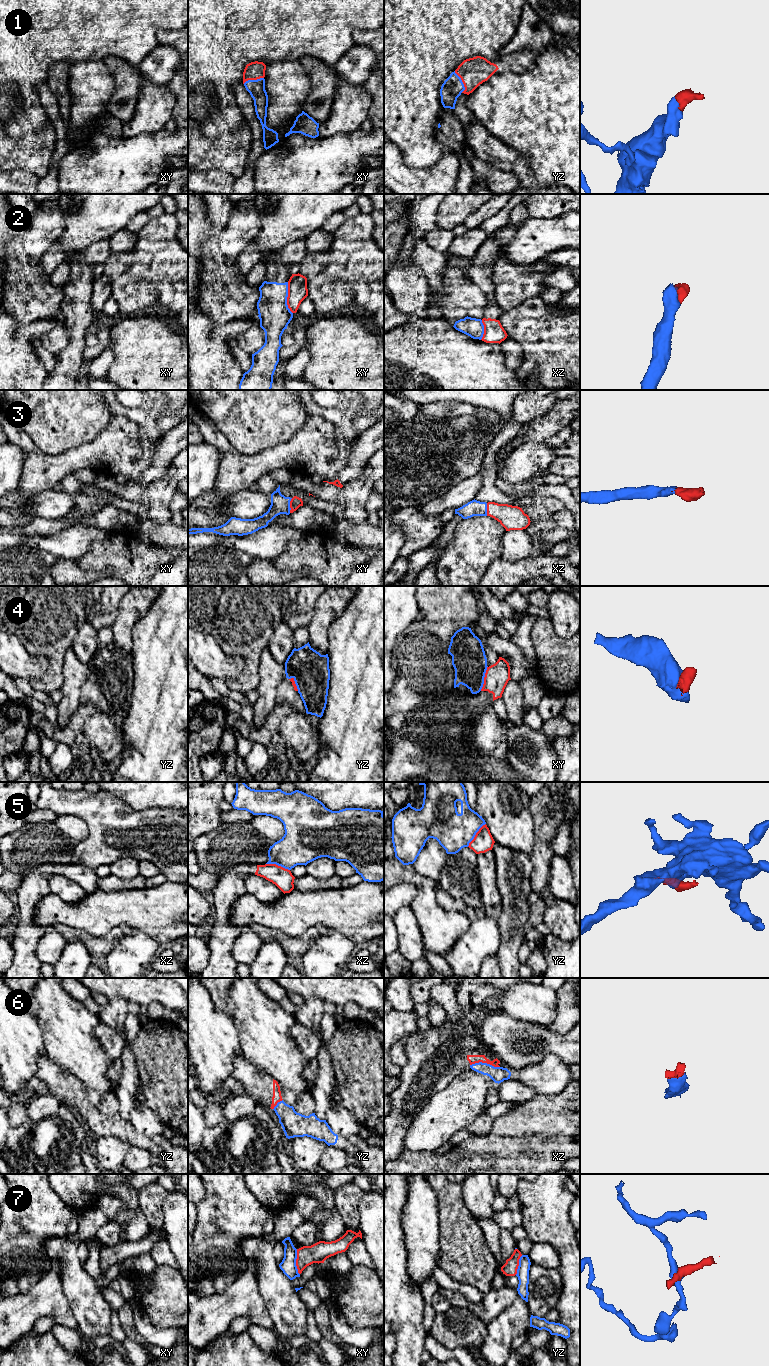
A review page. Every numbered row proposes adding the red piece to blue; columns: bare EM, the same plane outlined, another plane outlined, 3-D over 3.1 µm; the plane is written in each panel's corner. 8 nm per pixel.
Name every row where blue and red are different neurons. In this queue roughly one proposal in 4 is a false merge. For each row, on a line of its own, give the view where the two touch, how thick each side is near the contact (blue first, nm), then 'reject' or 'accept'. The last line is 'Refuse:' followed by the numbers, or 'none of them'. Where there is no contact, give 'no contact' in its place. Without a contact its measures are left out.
1: contact in yz; calibres 170 and 220 nm; accept
2: contact in xy; calibres 260 and 160 nm; reject
3: contact in xy; calibres 150 and 90 nm; accept
4: contact in xy; calibres 280 and 190 nm; reject
5: contact in yz; calibres 300 and 160 nm; reject
6: contact in xz; calibres 130 and 70 nm; accept
7: contact in xy; calibres 130 and 160 nm; reject
Refuse: 2, 4, 5, 7

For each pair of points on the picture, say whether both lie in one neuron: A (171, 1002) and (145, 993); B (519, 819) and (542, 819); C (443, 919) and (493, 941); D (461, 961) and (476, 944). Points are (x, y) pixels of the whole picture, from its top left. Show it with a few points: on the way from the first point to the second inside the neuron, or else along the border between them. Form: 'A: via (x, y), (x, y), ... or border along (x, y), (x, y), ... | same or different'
A: via (165, 996), (162, 993), (151, 993) | same
B: border along (529, 797), (529, 813), (532, 820), (534, 842) | different
C: border along (471, 922), (470, 926), (458, 937), (452, 946) | different
D: via (465, 957), (472, 948) | same

